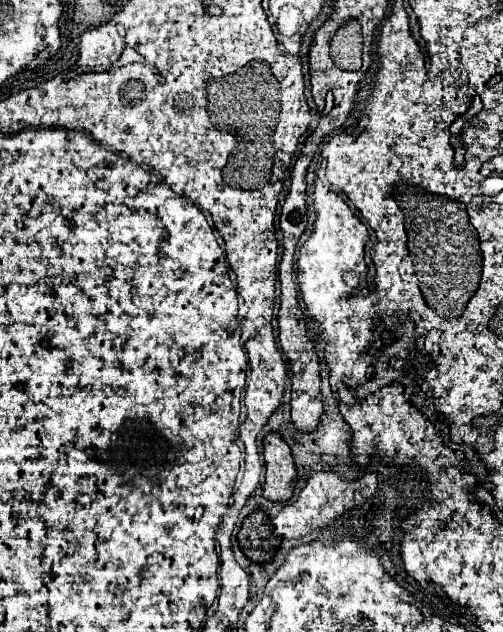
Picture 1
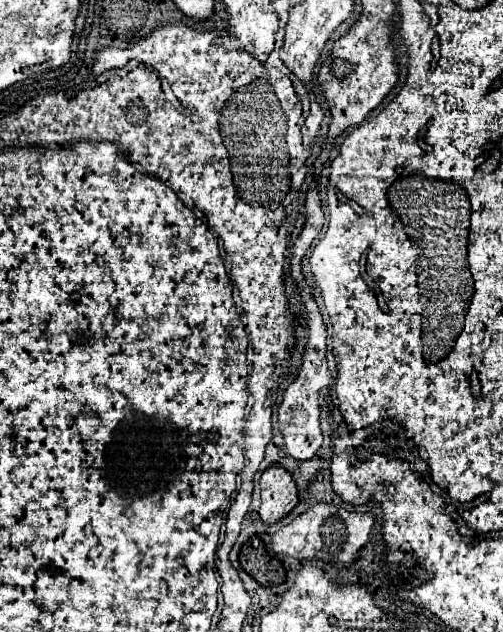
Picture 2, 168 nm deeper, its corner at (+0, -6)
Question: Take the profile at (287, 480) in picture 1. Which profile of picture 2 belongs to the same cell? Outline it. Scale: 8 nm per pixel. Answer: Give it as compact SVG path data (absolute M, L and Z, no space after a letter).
M277 465L269 467L261 475L261 507L259 507L261 521L271 525L283 519L297 503L299 503L297 487L291 475Z

